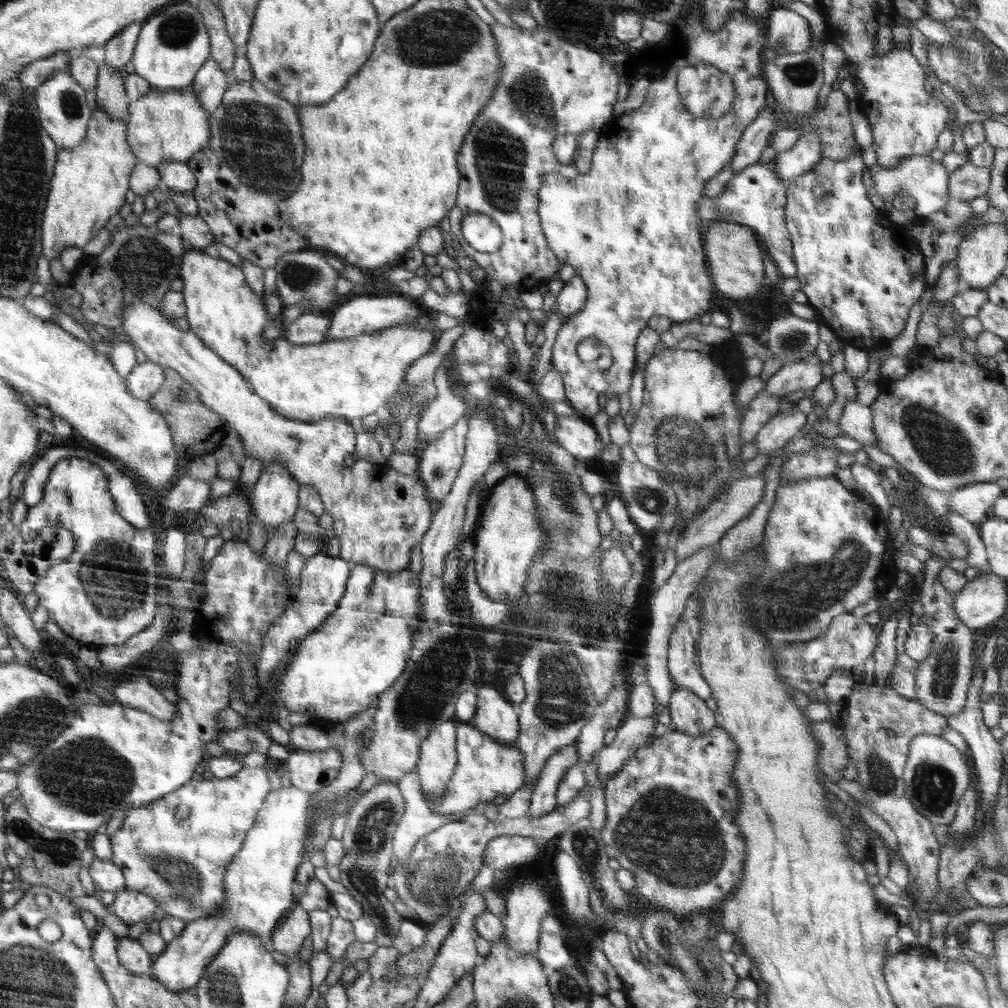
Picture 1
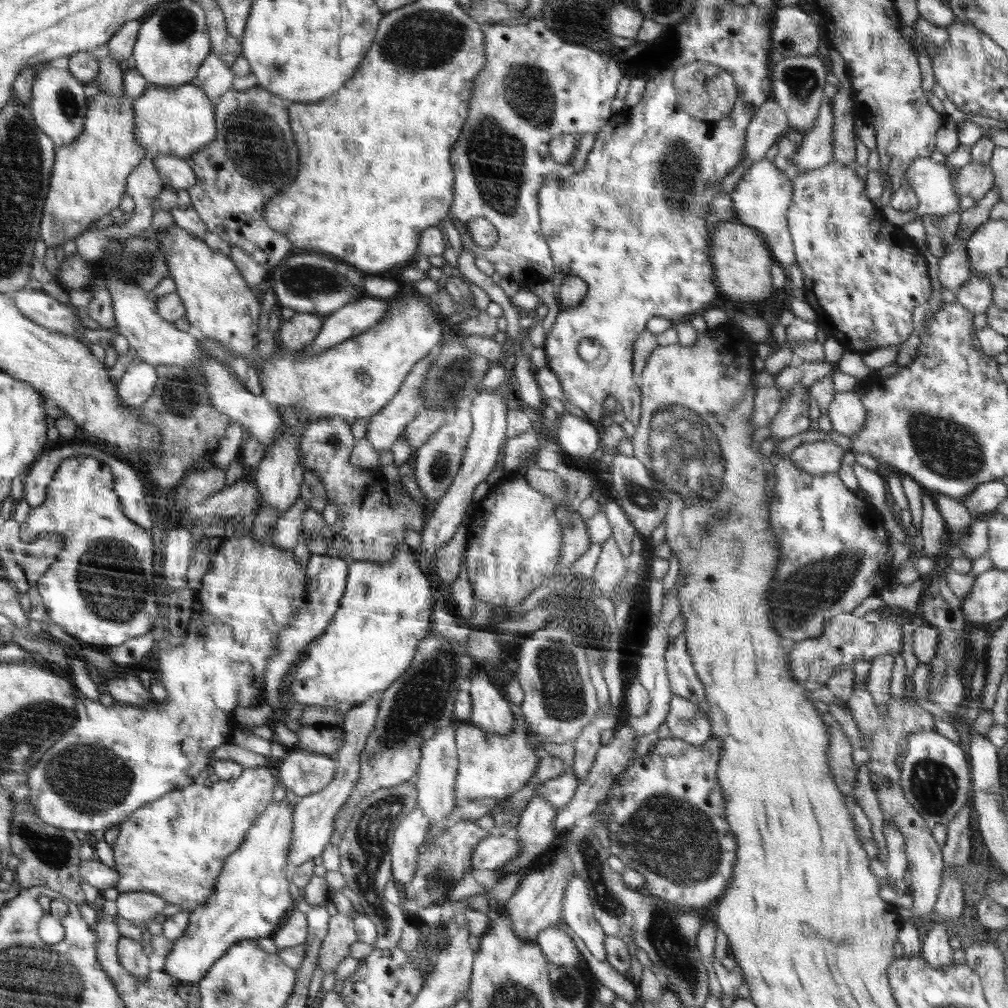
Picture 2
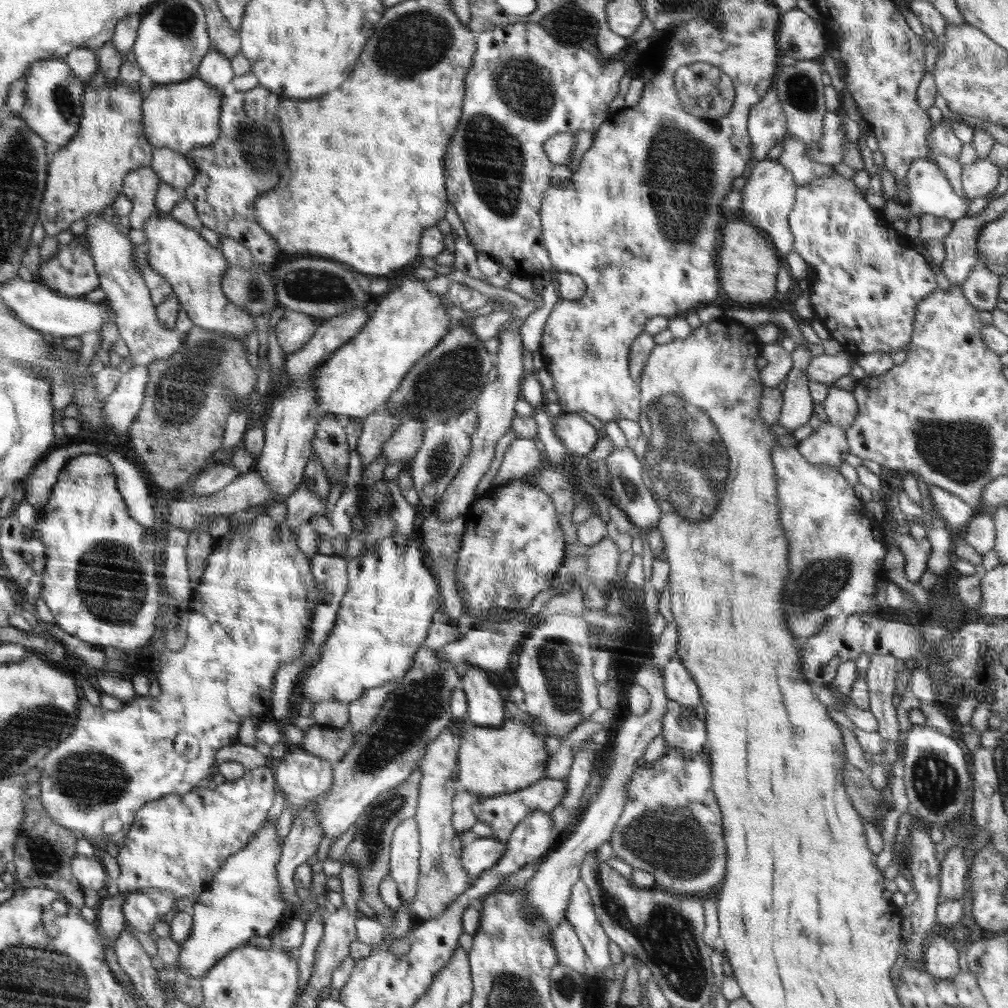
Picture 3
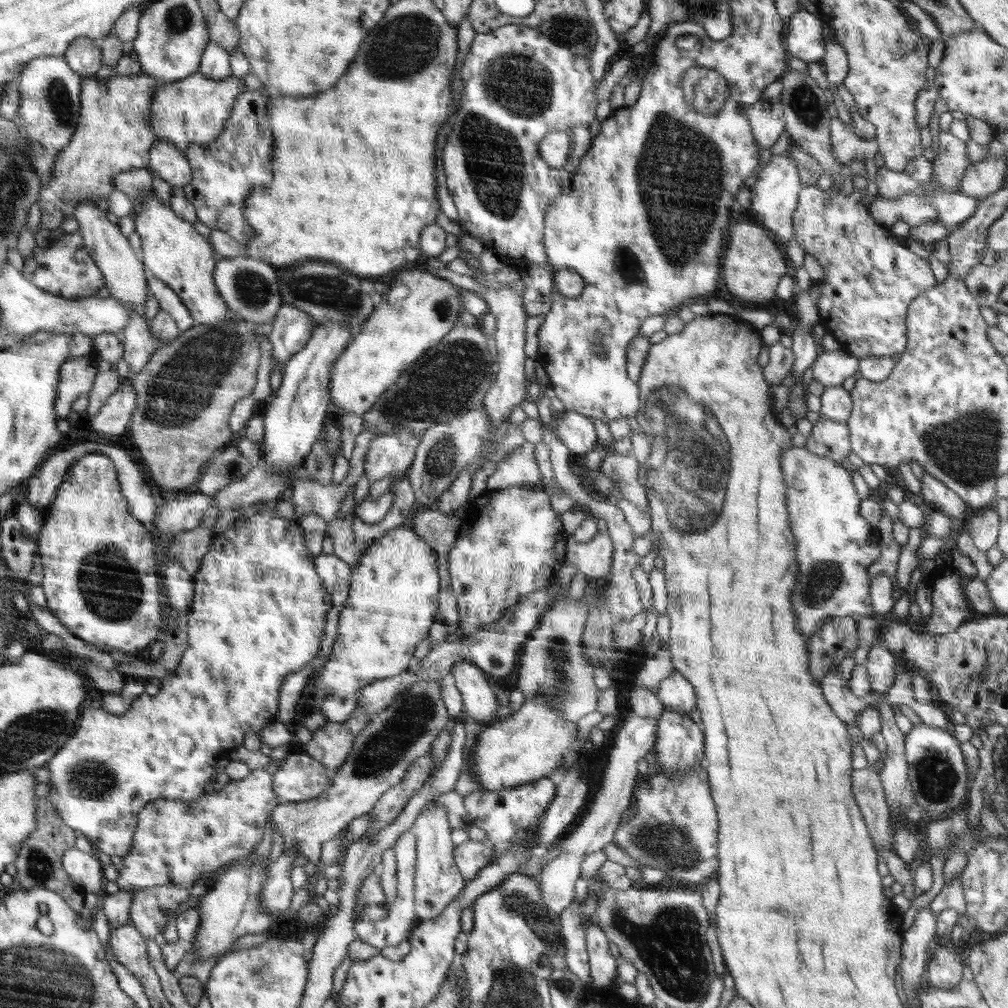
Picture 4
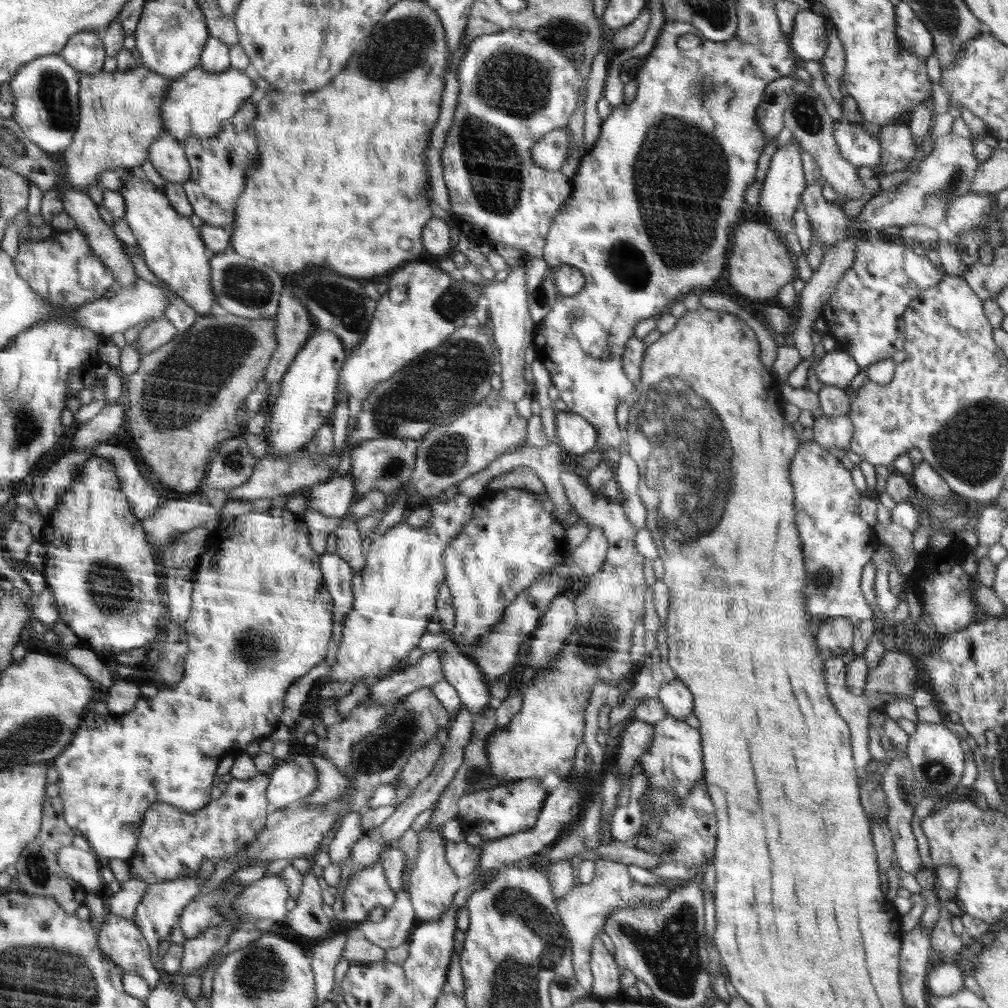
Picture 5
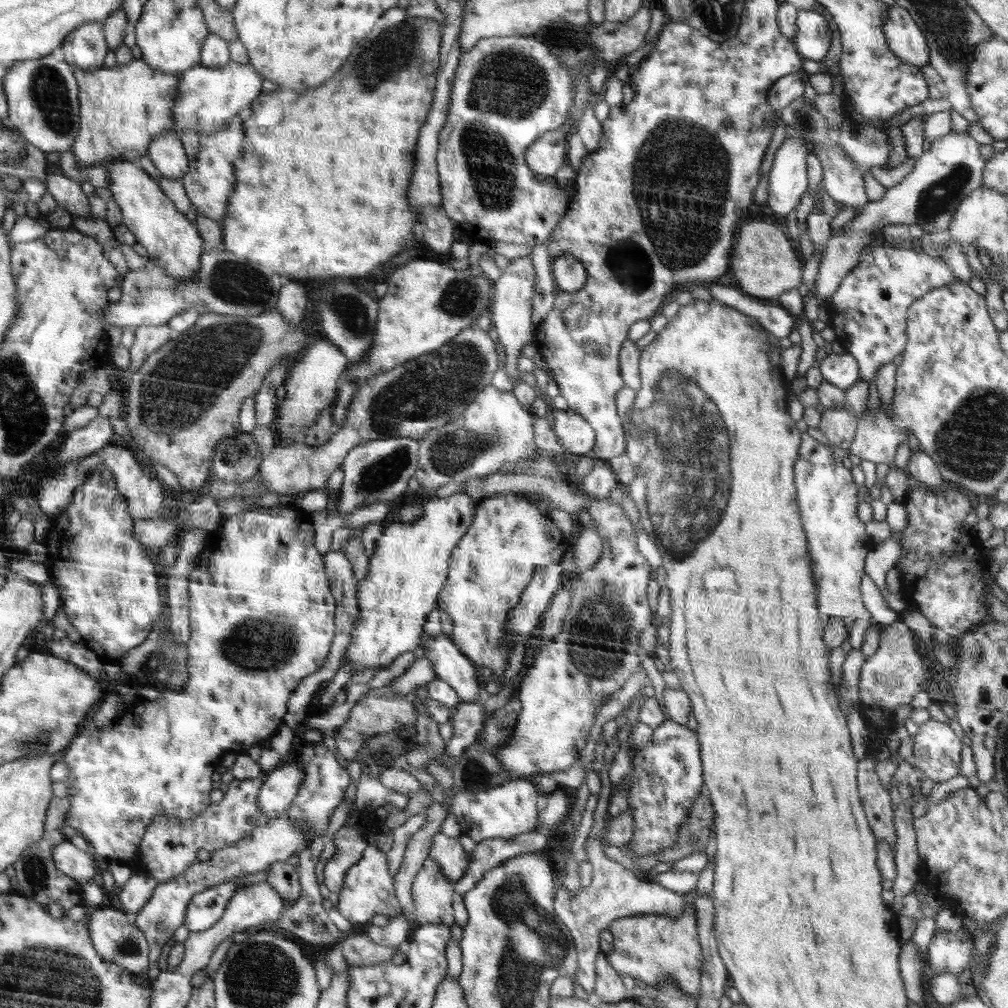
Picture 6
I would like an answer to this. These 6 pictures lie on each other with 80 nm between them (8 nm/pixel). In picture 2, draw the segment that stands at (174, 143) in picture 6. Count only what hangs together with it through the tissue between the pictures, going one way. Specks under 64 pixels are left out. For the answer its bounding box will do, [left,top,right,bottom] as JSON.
[152,154,198,190]

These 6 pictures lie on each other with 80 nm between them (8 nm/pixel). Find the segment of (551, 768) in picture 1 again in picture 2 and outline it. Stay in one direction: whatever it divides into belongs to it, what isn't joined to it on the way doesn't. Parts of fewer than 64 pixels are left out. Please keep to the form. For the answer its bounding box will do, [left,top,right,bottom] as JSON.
[494,794,556,880]

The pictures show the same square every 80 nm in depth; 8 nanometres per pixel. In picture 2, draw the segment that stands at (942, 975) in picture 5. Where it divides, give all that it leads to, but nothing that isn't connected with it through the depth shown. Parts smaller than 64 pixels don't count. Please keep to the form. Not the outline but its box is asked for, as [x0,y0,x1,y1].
[920,918,953,968]

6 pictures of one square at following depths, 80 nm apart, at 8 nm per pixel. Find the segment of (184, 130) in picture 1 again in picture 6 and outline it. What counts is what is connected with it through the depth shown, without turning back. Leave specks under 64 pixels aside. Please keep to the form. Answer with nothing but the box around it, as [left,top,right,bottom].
[173,61,264,134]

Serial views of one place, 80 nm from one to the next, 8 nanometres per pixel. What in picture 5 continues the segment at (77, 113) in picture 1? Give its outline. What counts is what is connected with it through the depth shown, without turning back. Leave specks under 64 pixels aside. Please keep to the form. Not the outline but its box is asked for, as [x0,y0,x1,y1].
[8,53,79,153]

